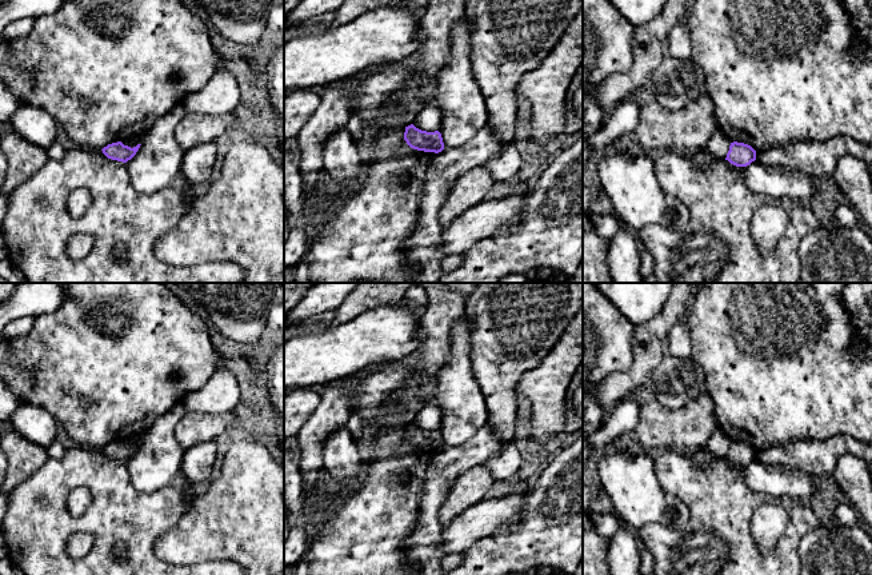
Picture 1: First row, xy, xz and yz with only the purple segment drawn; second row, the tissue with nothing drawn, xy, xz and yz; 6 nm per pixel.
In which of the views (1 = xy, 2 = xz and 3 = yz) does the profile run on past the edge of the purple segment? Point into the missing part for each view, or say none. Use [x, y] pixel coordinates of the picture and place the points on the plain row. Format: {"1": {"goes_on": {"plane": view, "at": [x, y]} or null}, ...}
{"1": {"goes_on": null}, "2": {"goes_on": null}, "3": {"goes_on": null}}

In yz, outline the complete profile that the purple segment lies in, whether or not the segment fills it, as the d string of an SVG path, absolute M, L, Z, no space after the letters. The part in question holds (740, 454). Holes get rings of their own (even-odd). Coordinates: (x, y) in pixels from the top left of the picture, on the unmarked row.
M733 440L725 459L736 466L747 466L756 459L756 450L748 443Z

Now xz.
M413 423L405 426L404 439L411 447L417 450L439 452L444 448L443 436L439 430L421 430Z

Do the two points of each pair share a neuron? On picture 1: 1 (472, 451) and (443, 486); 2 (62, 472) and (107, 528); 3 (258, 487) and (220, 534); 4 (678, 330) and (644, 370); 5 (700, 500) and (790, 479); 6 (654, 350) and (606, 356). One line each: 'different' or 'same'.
1: same
2: same
3: same
4: different
5: different
6: different

